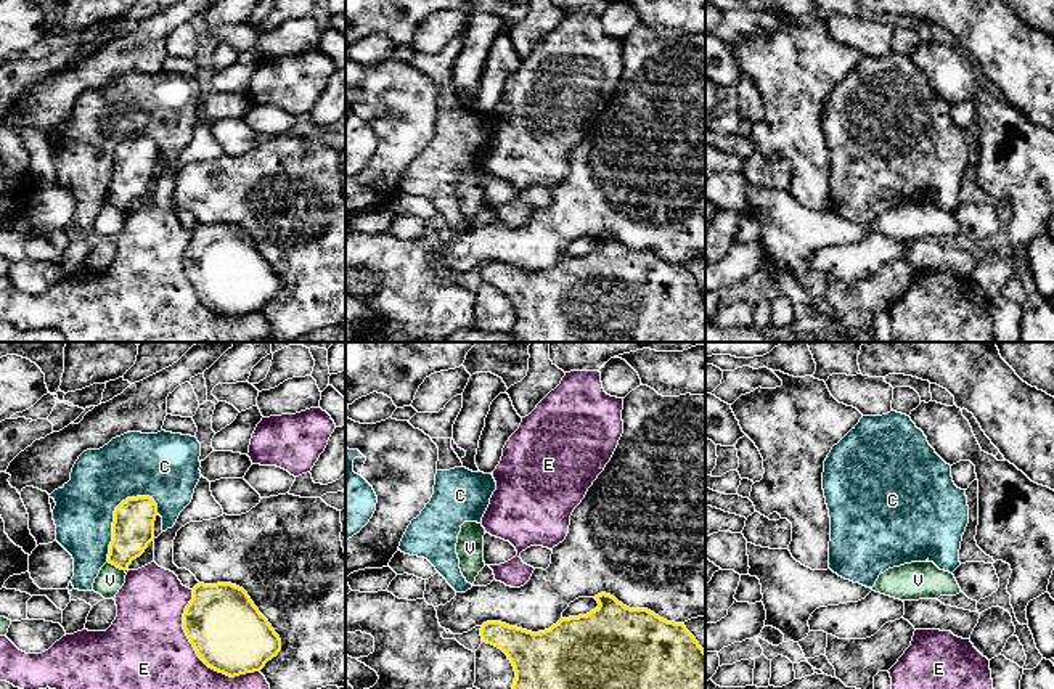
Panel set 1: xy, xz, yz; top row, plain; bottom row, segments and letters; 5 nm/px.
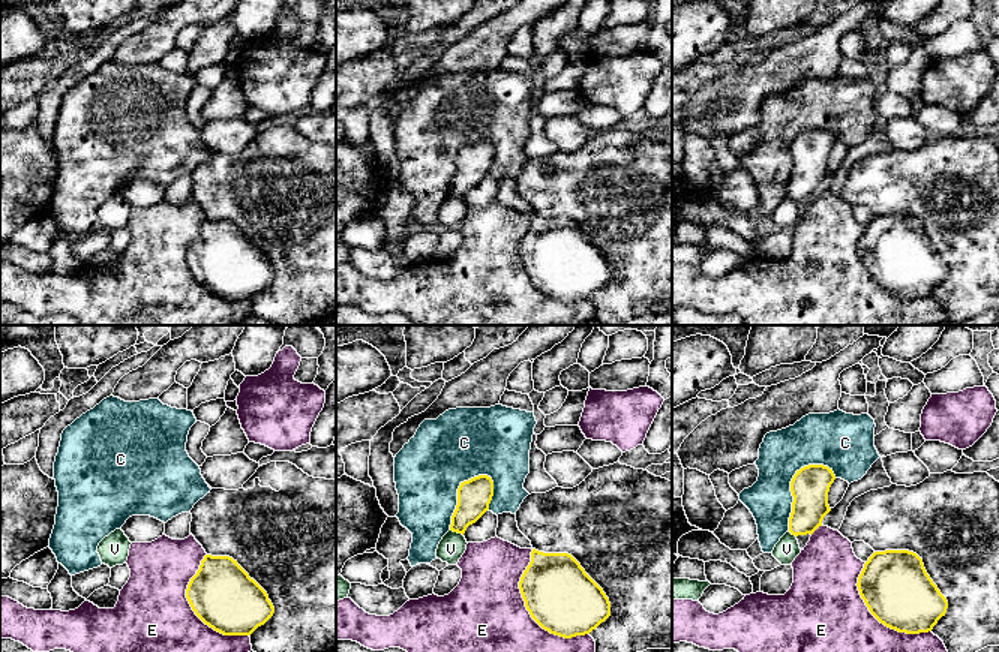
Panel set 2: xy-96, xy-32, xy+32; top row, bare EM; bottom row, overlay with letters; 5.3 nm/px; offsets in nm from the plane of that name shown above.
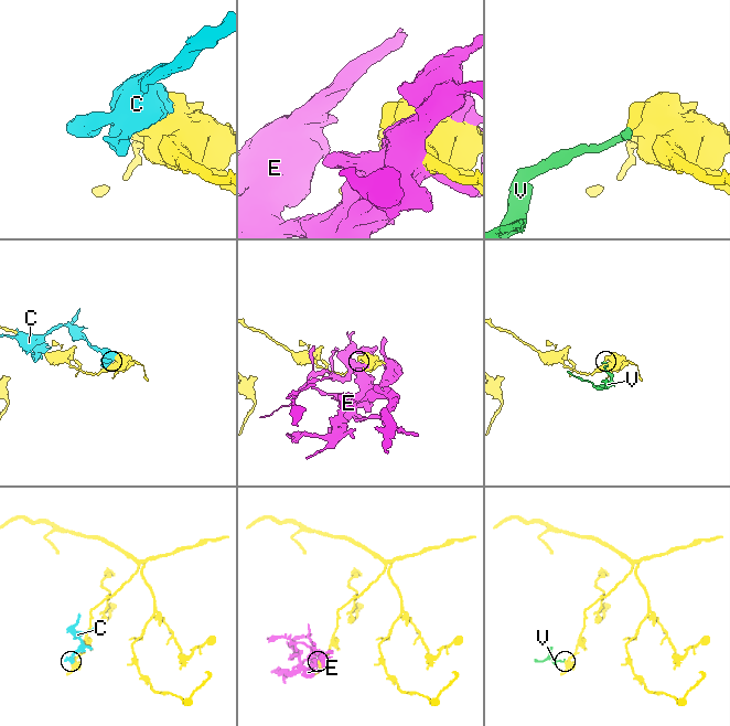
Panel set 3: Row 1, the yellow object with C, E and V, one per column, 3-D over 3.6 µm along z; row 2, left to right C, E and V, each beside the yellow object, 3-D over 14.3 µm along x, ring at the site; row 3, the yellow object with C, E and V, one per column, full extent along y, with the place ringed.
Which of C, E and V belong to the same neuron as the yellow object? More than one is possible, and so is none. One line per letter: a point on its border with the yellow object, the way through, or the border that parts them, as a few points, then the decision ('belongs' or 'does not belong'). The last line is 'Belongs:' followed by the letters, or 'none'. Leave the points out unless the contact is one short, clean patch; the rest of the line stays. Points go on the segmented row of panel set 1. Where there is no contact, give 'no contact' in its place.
C: contact xy (114, 517); does not belong
E: contact xy (196, 652); does not belong
V: contact xy (116, 566); border xy (108, 561), (124, 570); does not belong
Belongs: none

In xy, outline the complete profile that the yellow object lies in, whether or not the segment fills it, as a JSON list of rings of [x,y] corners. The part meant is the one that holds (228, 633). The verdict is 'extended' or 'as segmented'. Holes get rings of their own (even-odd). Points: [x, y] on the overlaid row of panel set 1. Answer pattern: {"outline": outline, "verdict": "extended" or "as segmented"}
{"outline": [[[198,583],[183,614],[183,630],[198,657],[230,678],[260,671],[281,650],[268,620],[231,583]]], "verdict": "as segmented"}

